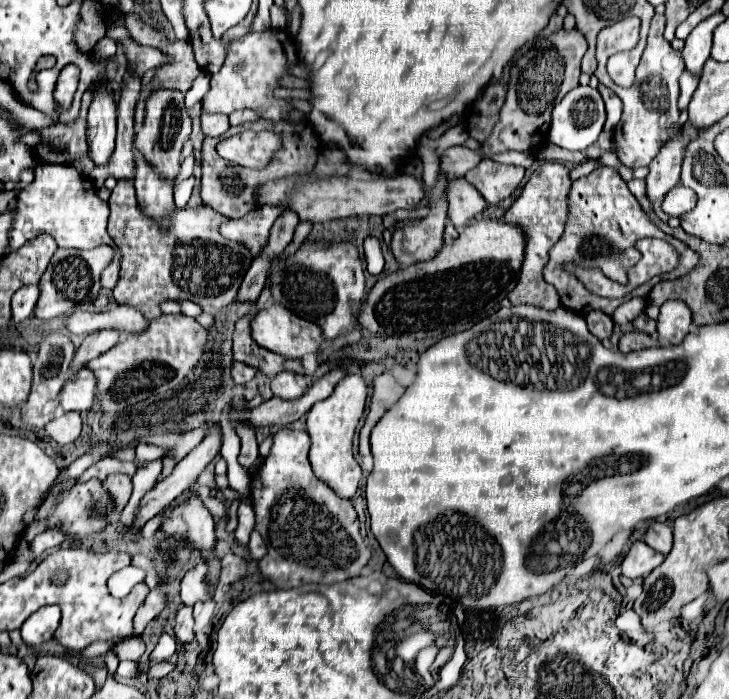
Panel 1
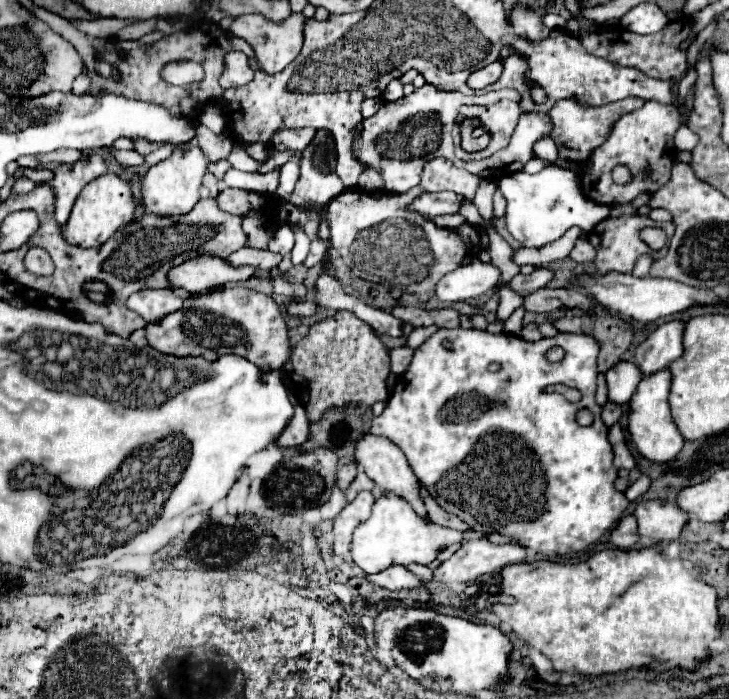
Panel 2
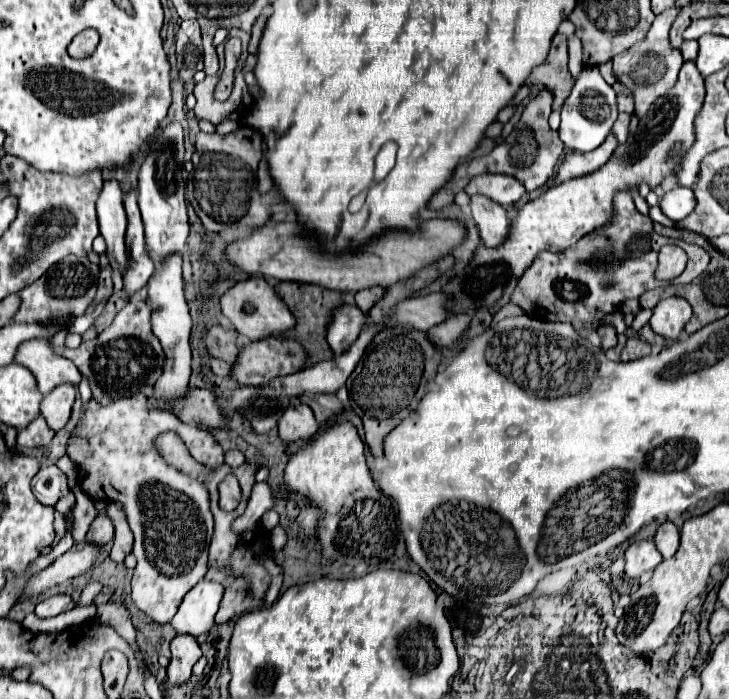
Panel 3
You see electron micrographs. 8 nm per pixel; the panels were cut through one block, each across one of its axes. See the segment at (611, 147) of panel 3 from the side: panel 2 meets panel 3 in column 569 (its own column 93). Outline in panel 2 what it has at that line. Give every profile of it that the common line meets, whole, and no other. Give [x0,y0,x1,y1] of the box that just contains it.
[46,154,106,228]

